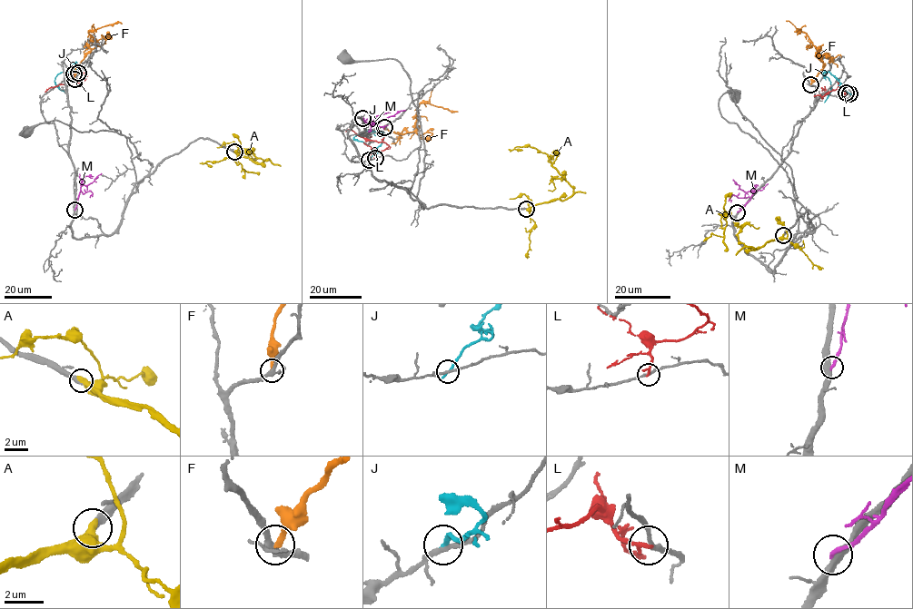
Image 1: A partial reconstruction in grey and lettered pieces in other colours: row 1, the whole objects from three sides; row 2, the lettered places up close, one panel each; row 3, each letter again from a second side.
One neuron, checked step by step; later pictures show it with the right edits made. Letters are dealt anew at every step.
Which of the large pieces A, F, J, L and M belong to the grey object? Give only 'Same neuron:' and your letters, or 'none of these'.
Same neuron: A

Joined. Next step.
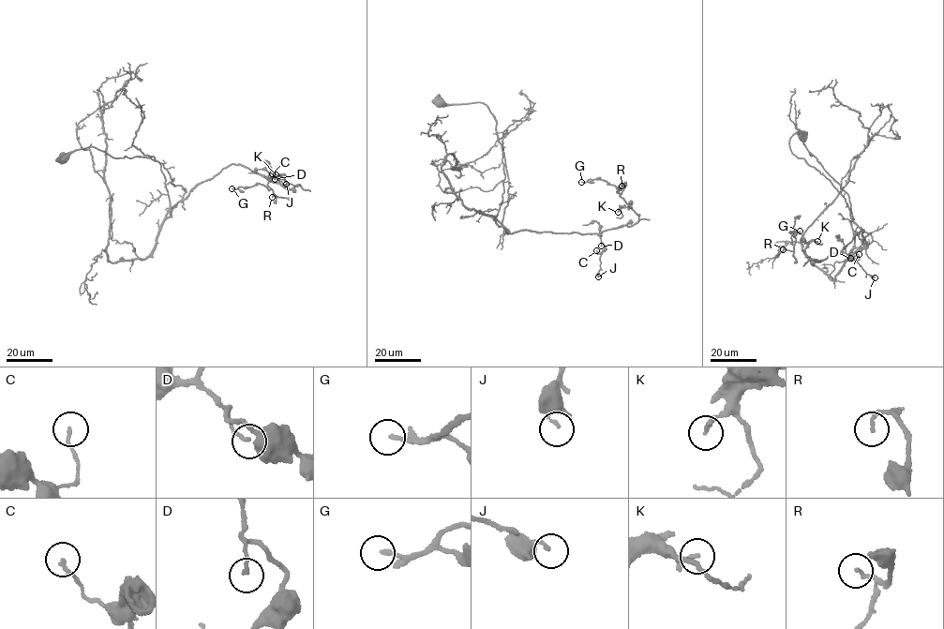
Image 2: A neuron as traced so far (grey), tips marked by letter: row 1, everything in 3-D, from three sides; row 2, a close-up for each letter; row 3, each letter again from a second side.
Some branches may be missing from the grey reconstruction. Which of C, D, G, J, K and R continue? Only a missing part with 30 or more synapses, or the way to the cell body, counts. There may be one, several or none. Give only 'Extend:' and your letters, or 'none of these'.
Extend: G

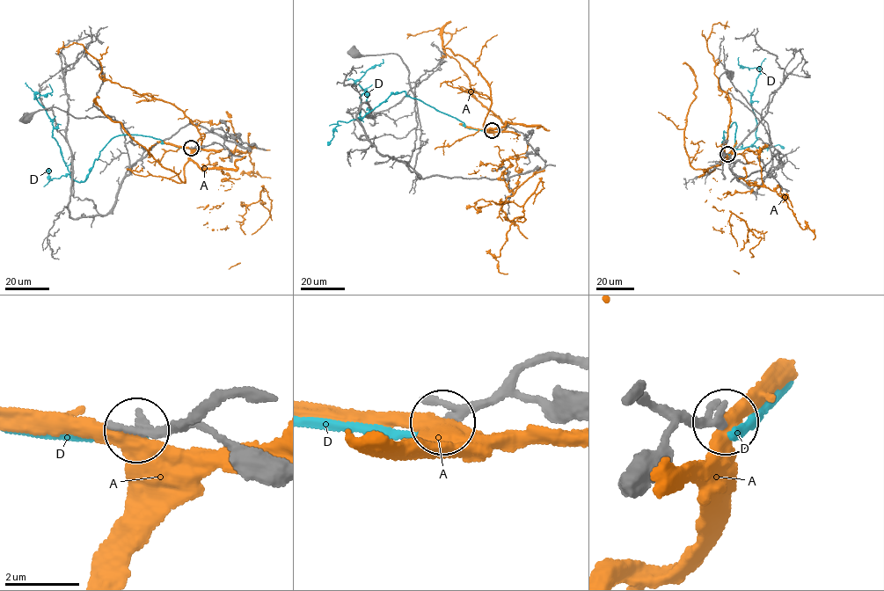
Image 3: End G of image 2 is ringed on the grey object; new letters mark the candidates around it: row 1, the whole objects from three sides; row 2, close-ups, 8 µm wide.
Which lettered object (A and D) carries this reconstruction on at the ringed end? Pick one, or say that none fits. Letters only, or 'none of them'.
none of them

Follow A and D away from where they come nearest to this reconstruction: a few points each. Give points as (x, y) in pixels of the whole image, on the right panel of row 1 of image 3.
A: (727, 154), (705, 172), (730, 194), (750, 191), (753, 184), (776, 191), (799, 225), (813, 231), (813, 239)
D: (727, 155), (734, 121), (723, 144), (741, 149), (756, 139), (751, 95), (760, 69), (739, 65), (739, 57)

